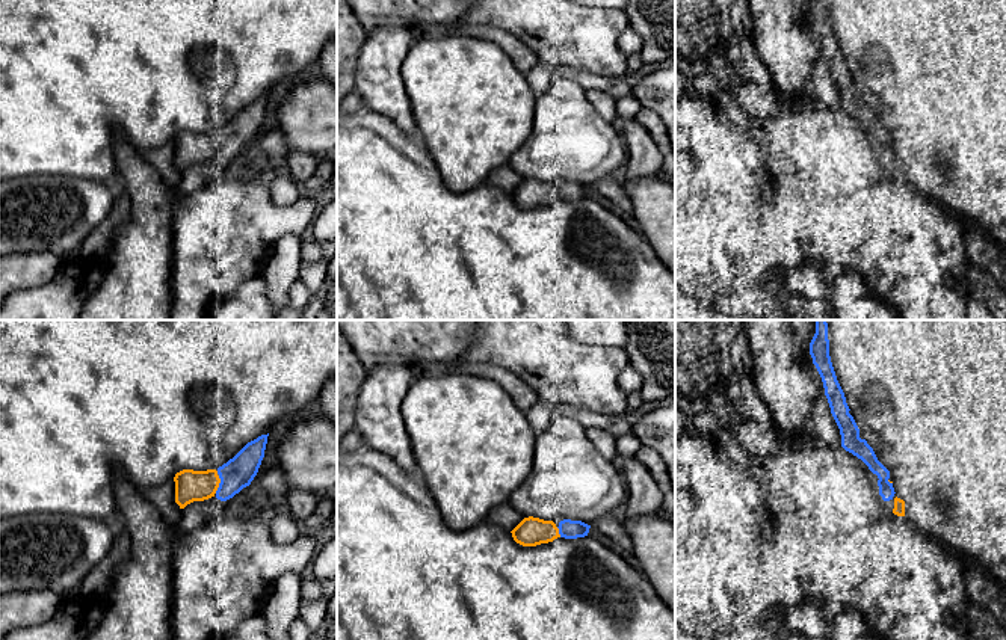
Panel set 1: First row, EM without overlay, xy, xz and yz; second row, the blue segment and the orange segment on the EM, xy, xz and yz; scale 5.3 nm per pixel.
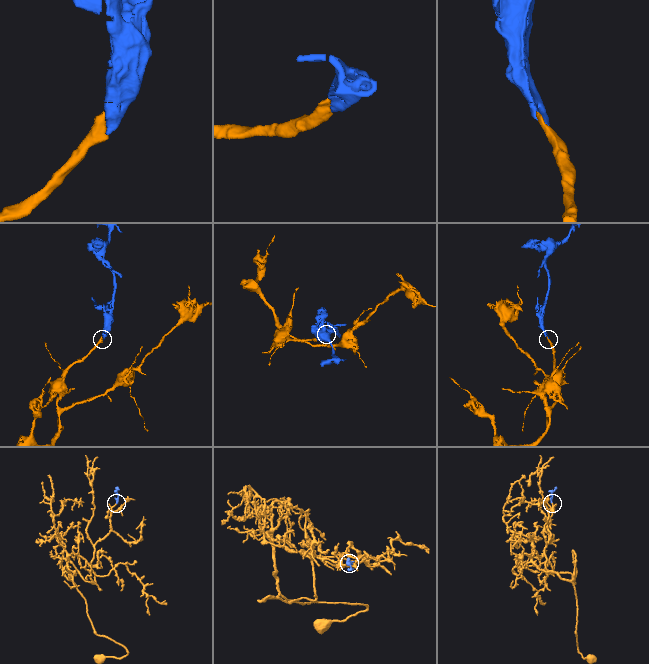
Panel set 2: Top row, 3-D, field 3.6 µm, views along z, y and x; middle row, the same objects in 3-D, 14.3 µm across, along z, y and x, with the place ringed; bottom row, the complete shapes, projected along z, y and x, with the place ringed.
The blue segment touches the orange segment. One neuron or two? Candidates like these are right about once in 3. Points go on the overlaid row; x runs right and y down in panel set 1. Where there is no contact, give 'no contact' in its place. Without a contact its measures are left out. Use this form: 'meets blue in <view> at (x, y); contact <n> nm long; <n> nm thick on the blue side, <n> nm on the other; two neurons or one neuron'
meets blue in xy at (219, 485); contact 100 nm long; 170 nm thick on the blue side, 160 nm on the other; one neuron

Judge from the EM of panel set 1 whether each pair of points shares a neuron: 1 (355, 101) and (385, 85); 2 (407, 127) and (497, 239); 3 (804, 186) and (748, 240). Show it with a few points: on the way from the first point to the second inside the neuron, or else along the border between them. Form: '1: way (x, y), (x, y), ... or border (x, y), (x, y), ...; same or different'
1: border (355, 89), (366, 107); different
2: border (382, 115), (405, 133), (417, 136); different
3: border (768, 165), (771, 180), (784, 198); different

